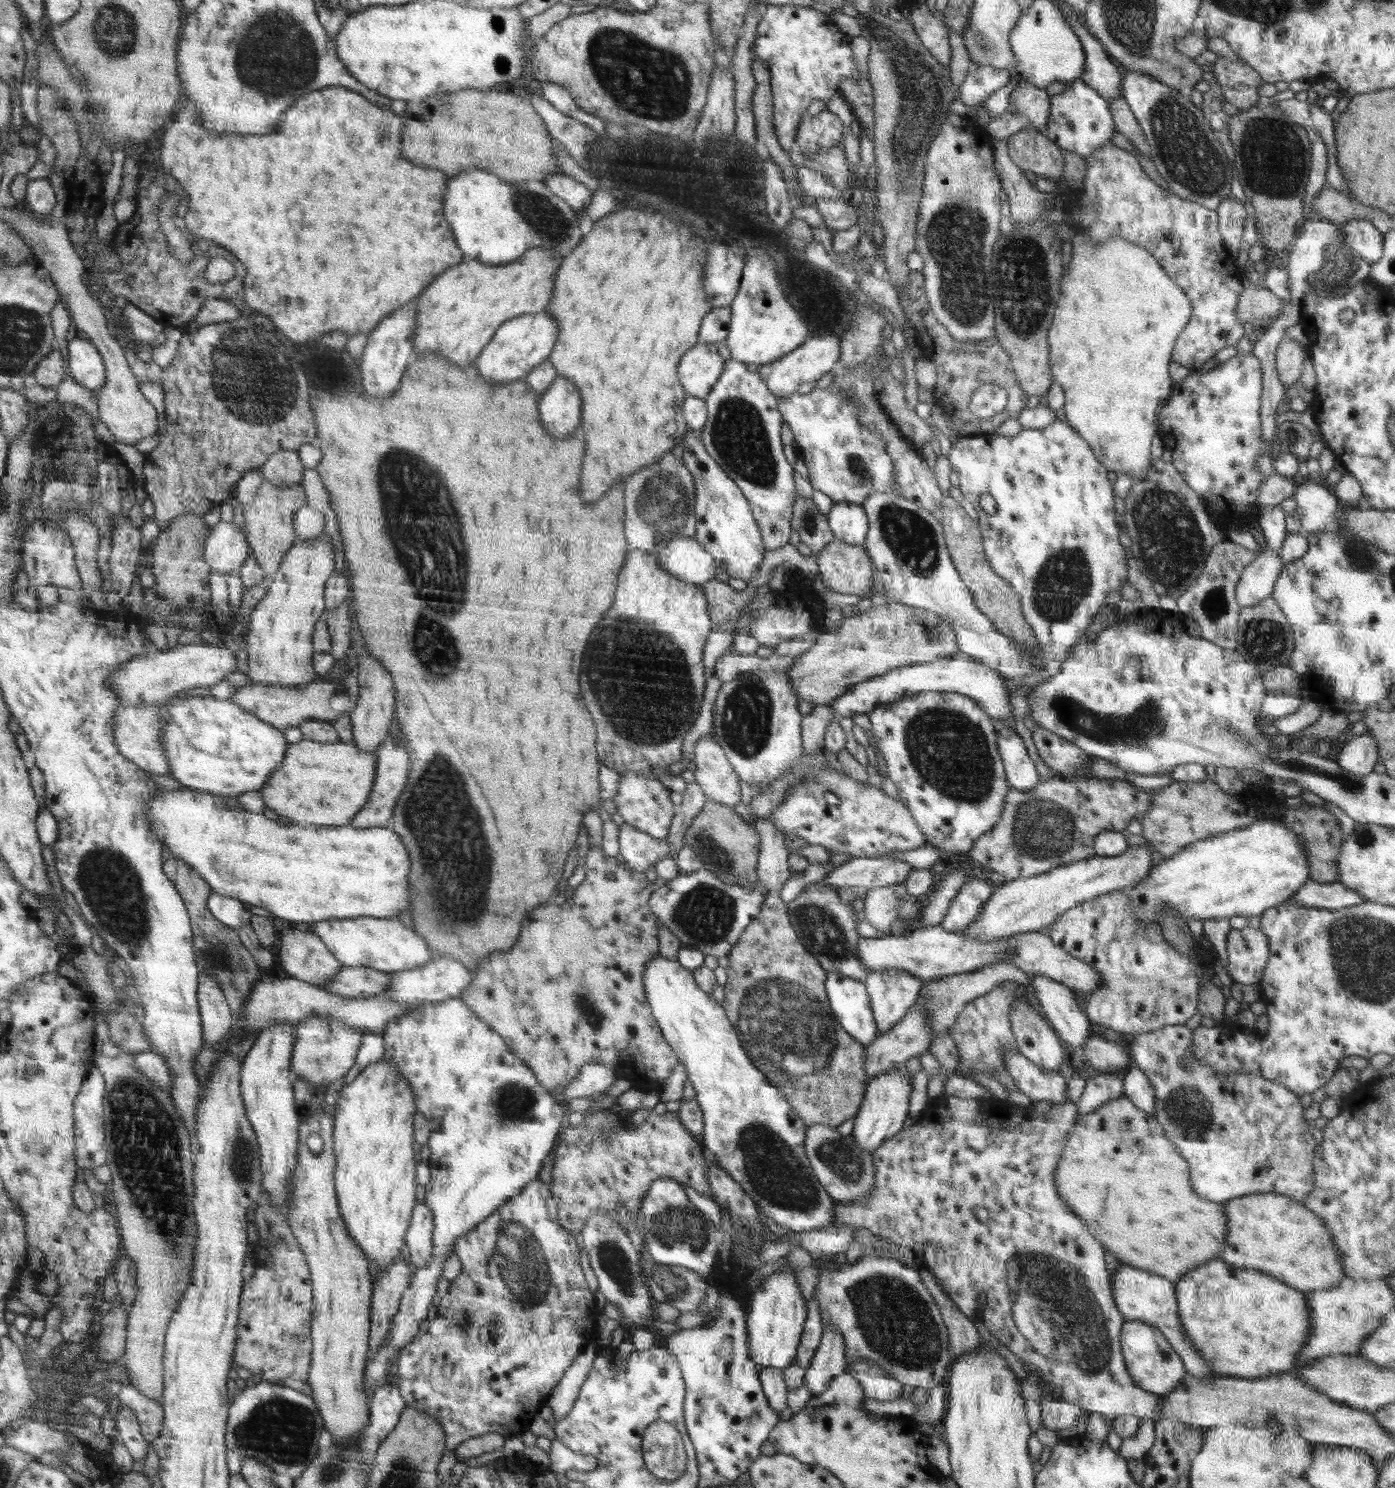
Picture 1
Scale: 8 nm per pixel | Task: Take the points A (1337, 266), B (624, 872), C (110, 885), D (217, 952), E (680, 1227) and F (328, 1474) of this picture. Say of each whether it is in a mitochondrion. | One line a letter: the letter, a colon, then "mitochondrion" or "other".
A: mitochondrion
B: other
C: mitochondrion
D: mitochondrion
E: mitochondrion
F: mitochondrion

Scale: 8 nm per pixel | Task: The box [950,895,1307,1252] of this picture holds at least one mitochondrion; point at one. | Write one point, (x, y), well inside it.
(1191, 1114)

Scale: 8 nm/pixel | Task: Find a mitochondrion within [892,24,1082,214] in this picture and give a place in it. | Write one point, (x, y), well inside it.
(985, 42)

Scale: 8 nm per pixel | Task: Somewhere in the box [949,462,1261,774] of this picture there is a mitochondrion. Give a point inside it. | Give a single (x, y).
(1170, 543)

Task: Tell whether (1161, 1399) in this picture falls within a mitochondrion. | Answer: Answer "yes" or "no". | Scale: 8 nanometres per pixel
no

